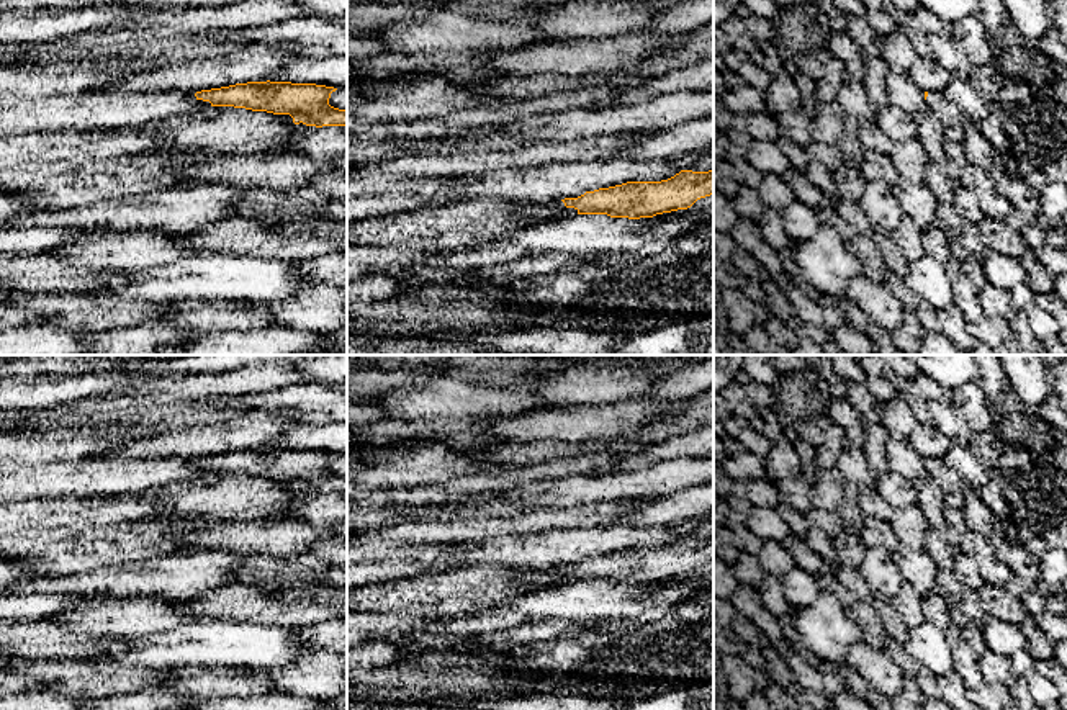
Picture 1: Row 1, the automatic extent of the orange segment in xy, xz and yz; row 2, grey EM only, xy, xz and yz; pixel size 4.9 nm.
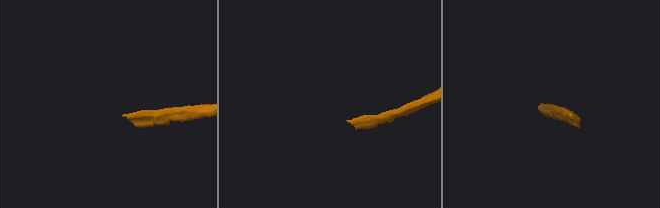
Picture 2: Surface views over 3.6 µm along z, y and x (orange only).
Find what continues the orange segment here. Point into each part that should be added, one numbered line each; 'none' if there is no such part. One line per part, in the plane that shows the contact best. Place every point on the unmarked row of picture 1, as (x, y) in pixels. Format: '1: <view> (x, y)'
1: xz (537, 581)

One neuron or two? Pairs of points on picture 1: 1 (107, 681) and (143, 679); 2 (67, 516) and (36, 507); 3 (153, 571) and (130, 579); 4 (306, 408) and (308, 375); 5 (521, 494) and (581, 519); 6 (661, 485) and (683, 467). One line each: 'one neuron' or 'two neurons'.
1: one neuron
2: one neuron
3: one neuron
4: two neurons
5: two neurons
6: one neuron

